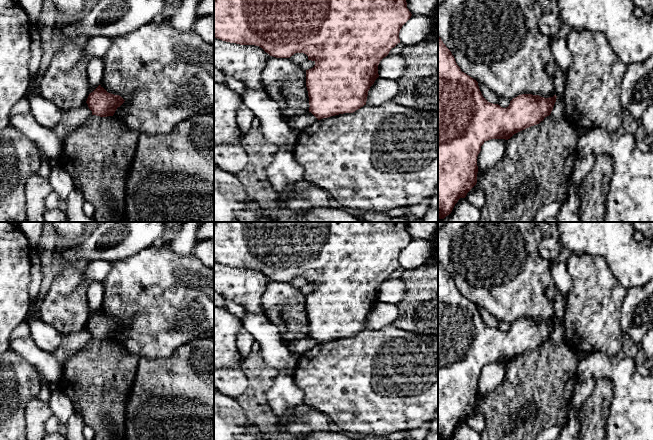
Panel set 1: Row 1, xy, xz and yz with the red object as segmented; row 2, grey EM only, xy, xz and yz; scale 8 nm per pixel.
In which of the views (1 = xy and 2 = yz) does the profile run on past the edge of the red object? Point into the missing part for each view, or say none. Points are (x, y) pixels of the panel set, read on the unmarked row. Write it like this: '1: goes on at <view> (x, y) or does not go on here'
1: does not go on here
2: does not go on here

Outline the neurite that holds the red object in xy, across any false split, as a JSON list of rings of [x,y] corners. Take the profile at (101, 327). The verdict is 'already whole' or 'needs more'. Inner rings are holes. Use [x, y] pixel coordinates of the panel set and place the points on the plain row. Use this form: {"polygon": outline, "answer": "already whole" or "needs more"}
{"polygon": [[[99,309],[89,318],[86,327],[92,335],[92,339],[107,341],[113,340],[117,332],[120,331],[124,325],[121,320],[108,317]]], "answer": "already whole"}

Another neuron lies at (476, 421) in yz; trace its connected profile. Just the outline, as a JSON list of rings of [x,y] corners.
[[[475,409],[466,419],[466,424],[478,432],[482,432],[485,429],[485,418],[483,414]]]

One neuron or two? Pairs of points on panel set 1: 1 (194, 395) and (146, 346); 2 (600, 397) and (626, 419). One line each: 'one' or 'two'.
1: two
2: two

